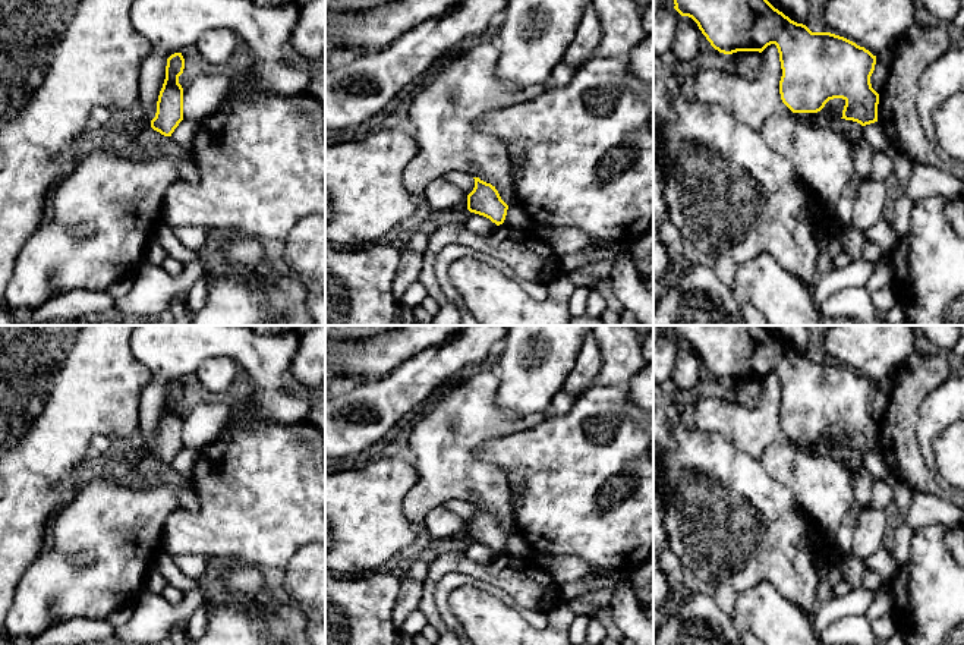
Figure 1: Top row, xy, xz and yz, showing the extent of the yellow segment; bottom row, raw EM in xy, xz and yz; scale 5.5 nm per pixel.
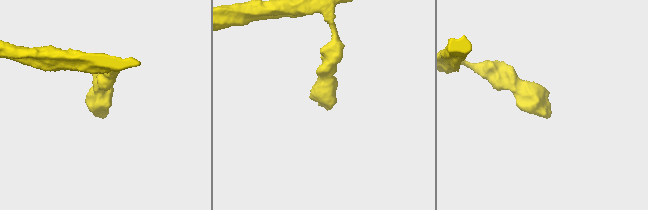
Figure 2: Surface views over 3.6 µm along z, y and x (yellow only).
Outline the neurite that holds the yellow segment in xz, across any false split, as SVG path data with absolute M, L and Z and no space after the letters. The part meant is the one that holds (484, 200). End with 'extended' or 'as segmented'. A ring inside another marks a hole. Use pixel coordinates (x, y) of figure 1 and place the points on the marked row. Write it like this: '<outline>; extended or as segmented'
M475 179L475 188L467 195L467 210L489 218L497 226L503 224L508 205L501 199L498 191L491 183Z; as segmented

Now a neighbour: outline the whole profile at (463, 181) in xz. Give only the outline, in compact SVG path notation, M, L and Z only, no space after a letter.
M448 172L444 174L447 182L453 183L454 186L460 188L463 192L467 195L473 191L475 188L475 179L473 176L463 173L463 172Z

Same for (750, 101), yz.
M768 45L762 57L762 73L754 79L719 69L692 72L696 100L724 107L737 122L754 130L760 130L768 117L793 117L779 94L782 69L776 45Z

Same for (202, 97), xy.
M221 69L210 75L199 75L183 88L183 119L201 123L214 114L226 101L230 78Z

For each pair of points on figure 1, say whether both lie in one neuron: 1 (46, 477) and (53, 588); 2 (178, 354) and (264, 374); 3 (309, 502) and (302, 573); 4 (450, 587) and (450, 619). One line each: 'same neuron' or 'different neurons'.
1: different neurons
2: same neuron
3: different neurons
4: same neuron

